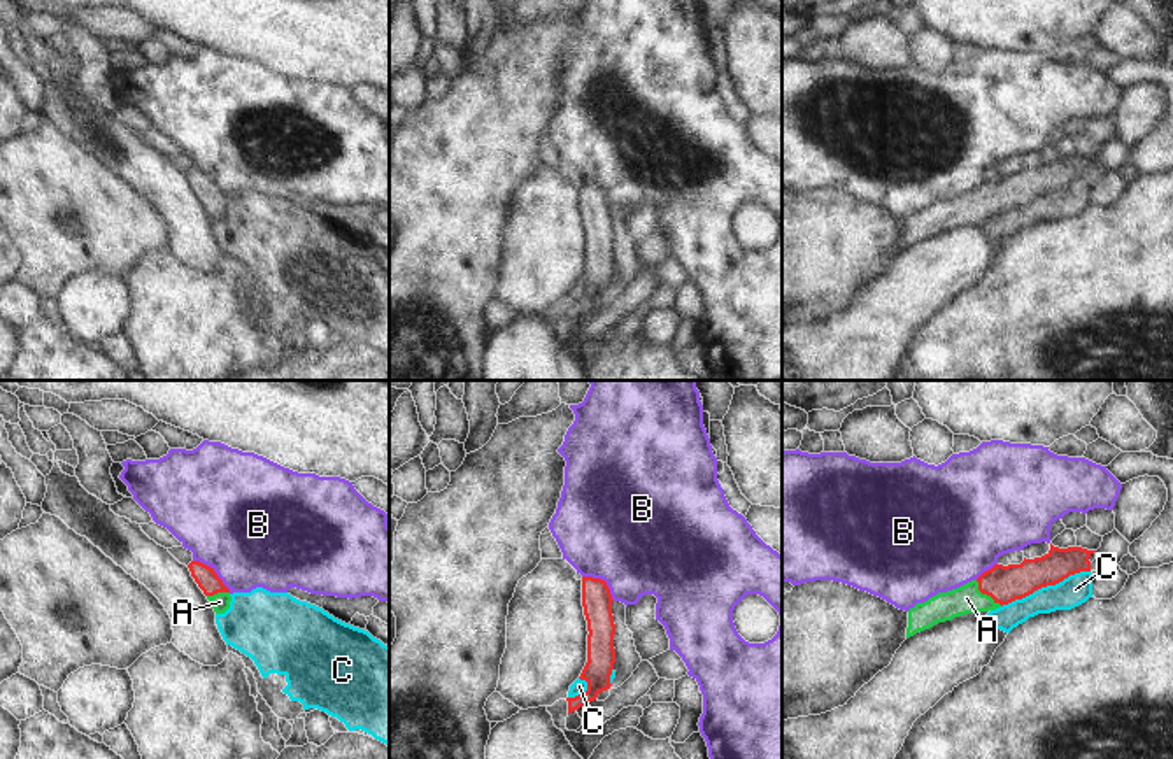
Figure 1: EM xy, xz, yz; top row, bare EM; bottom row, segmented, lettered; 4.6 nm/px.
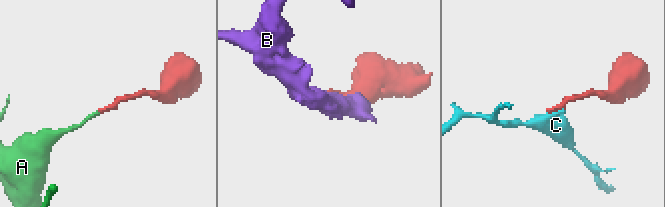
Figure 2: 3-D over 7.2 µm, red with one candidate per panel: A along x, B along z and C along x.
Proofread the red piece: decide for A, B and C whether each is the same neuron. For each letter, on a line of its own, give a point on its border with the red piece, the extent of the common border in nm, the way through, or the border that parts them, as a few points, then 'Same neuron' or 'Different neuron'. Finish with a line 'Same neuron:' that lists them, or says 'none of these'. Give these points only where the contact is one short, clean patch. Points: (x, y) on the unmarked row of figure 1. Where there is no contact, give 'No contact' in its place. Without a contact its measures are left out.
A: Touches red at yz (986, 200). Shared border 170 nm. Path across: yz (1005, 191), (986, 200), (966, 205). Same neuron
B: Touches red at xy (214, 179). Shared border 220 nm. Boundary: xy (193, 167), (207, 172), (230, 198). Different neuron
C: Touches red at yz (1045, 193). Shared border 440 nm. Different neuron
Same neuron: A

